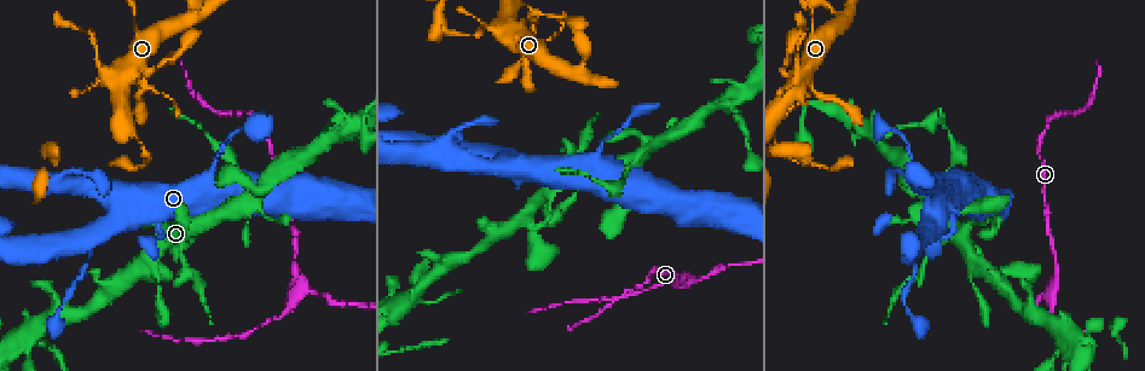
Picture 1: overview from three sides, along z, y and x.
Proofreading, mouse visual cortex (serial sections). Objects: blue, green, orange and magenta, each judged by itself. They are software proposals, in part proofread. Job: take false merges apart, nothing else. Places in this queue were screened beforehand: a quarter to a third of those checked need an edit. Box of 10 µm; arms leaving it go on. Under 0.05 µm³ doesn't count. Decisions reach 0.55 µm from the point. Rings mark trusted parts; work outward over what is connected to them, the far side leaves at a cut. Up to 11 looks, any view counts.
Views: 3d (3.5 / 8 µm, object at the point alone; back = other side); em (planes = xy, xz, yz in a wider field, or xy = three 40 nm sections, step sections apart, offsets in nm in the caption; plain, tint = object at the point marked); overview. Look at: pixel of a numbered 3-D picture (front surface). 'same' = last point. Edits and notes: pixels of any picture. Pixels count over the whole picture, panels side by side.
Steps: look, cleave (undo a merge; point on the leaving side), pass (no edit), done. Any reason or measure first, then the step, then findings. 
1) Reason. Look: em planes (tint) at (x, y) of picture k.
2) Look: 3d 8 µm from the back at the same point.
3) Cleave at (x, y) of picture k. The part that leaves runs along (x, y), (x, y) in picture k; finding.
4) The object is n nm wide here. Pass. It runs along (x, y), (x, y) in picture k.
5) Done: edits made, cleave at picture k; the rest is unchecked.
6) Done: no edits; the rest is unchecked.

Narrows sharply. Look: 3d 8 µm at (58, 179) of picture 1.

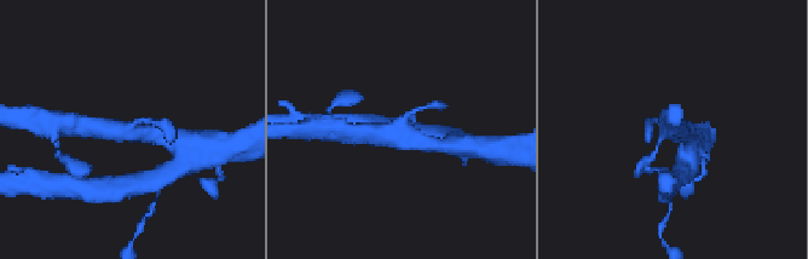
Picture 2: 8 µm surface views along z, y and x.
Look: em xy step 2 (tint) at the same point.

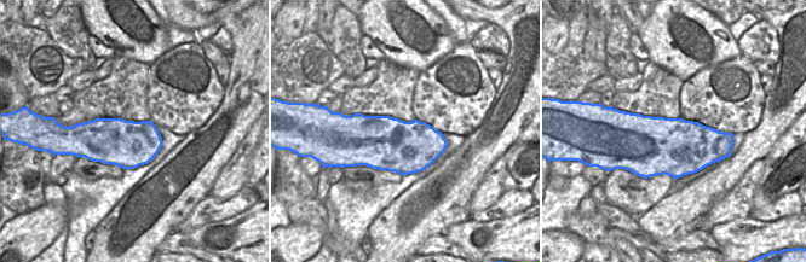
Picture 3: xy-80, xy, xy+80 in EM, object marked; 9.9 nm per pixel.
The object is 550 nm wide here. Pass. It runs along (430, 143), (361, 132) in picture 2; all the same cell.

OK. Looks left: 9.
Four-way junction. Look: 3d 3.5 µm at (1067, 336) of picture 1.

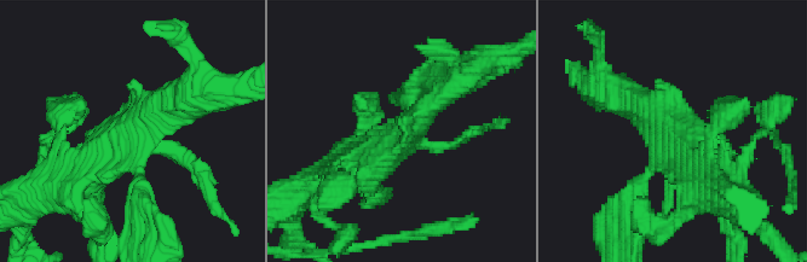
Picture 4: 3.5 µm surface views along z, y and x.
4 arms meet here; the arms are 150, 200, 300, 500 nm wide; now the EM. Look: em planes (tint) at (132, 131) of picture 4.

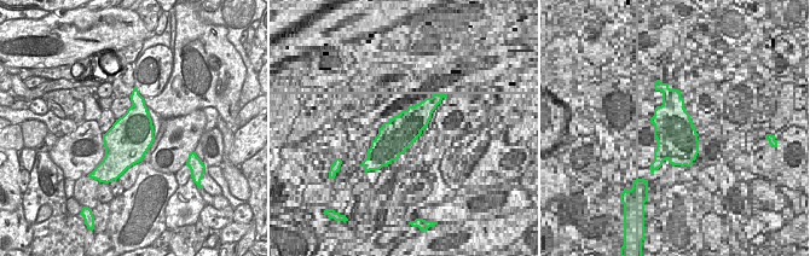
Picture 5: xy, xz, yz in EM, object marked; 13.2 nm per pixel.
Pass. It runs along (184, 100), (147, 115), (76, 185) in picture 4; continuous, no second cell.

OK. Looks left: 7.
Calibre changes. Look: 3d 8 µm at (665, 281) of picture 1.

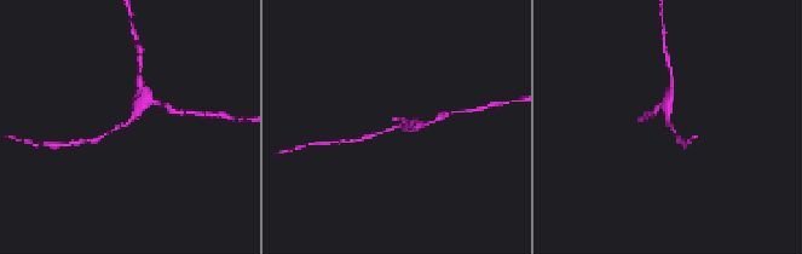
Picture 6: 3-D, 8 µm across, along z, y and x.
The arms are 100, 250 nm wide; need the tissue. Look: em xy step 3 (tint) at the same point.

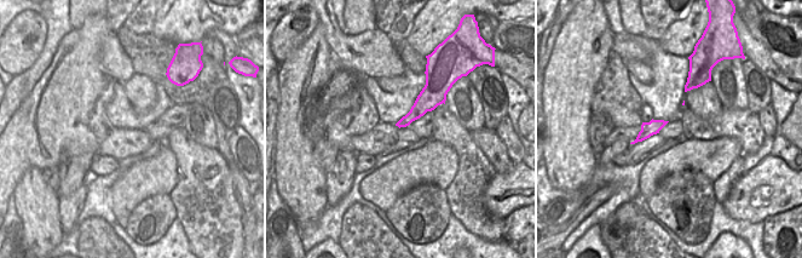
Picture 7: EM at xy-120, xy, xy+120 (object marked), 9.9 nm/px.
Pass. It runs along (144, 94), (131, 120), (97, 139) in picture 6; all the same cell.

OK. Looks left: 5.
Sharp bend. Look: 3d 3.5 µm at (811, 87) of picture 1.

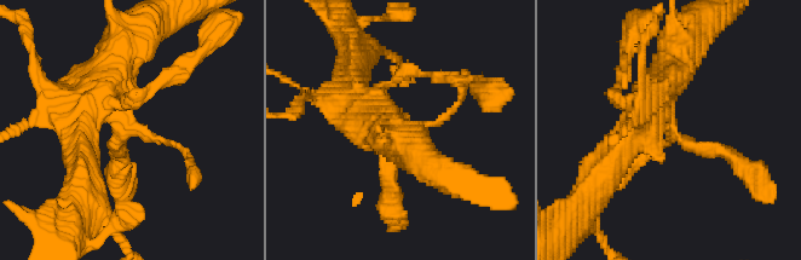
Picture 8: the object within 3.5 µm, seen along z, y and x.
Need the tissue. Look: em xy step 2 (tint) at (670, 128) of picture 8.

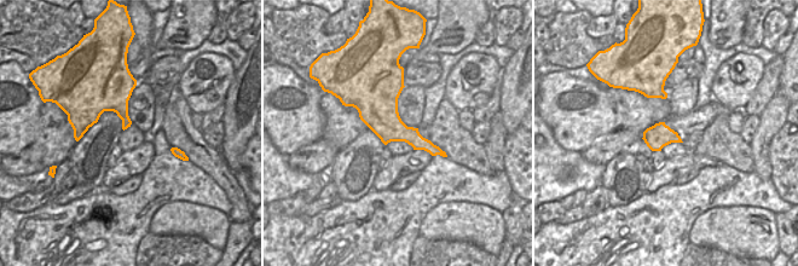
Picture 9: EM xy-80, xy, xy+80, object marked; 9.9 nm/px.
Look: em xy step 5 (tint) at the same point.

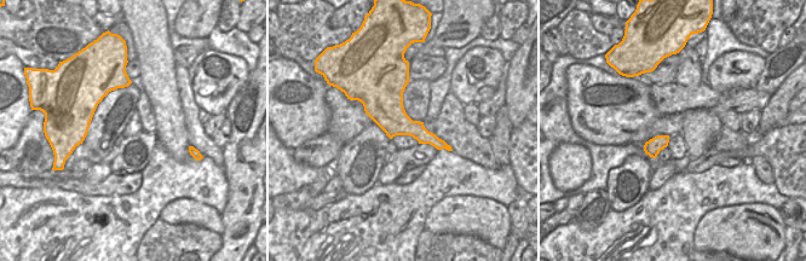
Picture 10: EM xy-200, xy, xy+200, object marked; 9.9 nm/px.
Pass. It runs along (673, 63), (670, 127), (735, 160) in picture 8; one cell here.

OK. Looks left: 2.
Done: no edits; the rest is unchecked.

